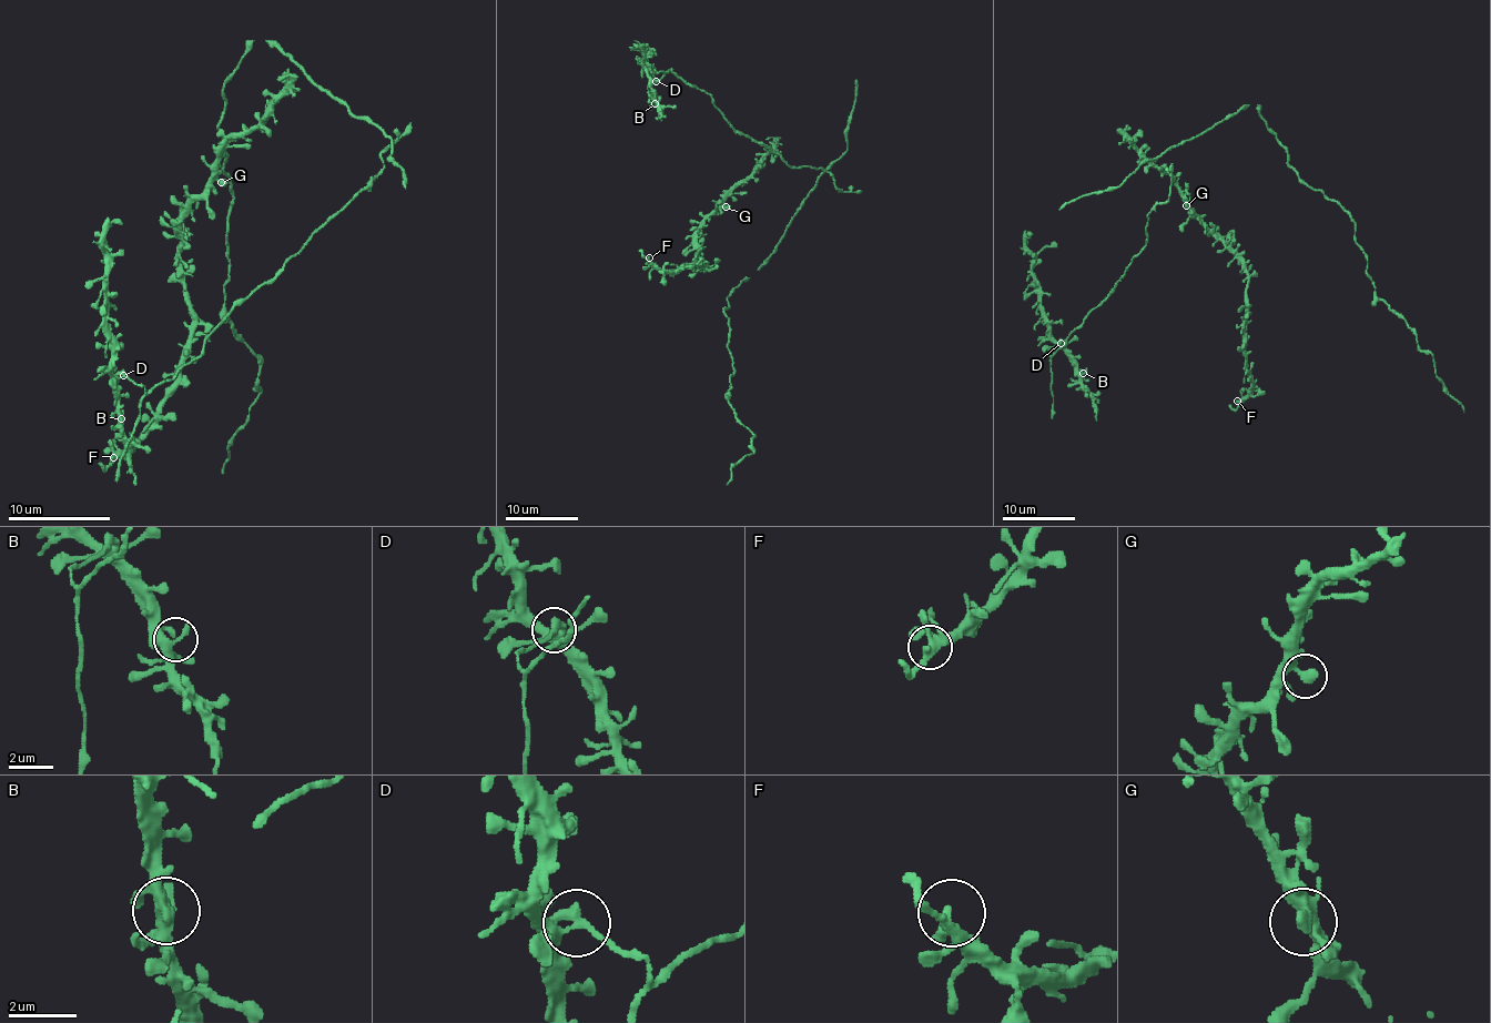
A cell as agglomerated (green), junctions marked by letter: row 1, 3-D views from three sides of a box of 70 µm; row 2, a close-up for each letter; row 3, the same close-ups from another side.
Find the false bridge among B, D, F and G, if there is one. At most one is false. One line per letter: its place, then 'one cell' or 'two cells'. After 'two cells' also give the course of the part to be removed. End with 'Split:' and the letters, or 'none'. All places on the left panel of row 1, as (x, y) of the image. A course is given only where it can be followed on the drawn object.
B: (121, 418) | one cell
D: (123, 375) | two cells | (123, 375), (146, 393), (193, 362), (203, 342), (239, 303), (373, 180), (383, 166), (381, 154), (411, 123)
F: (113, 457) | one cell
G: (221, 182) | one cell
Split: D

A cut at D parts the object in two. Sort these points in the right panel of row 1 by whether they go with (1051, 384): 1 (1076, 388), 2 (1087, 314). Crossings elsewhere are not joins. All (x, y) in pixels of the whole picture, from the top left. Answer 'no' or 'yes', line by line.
1: no
2: yes

